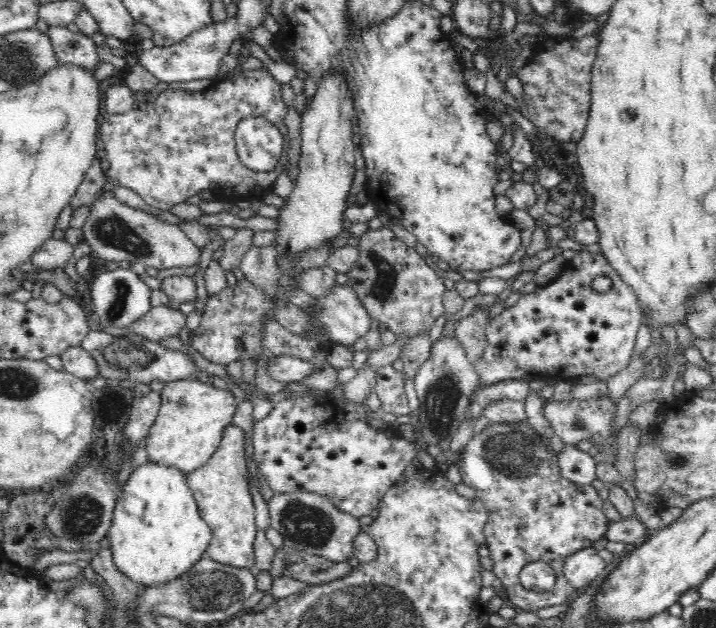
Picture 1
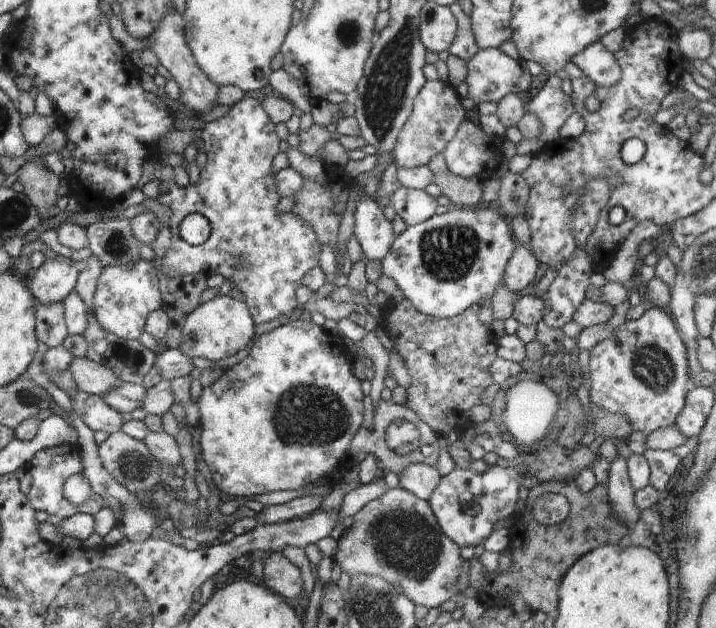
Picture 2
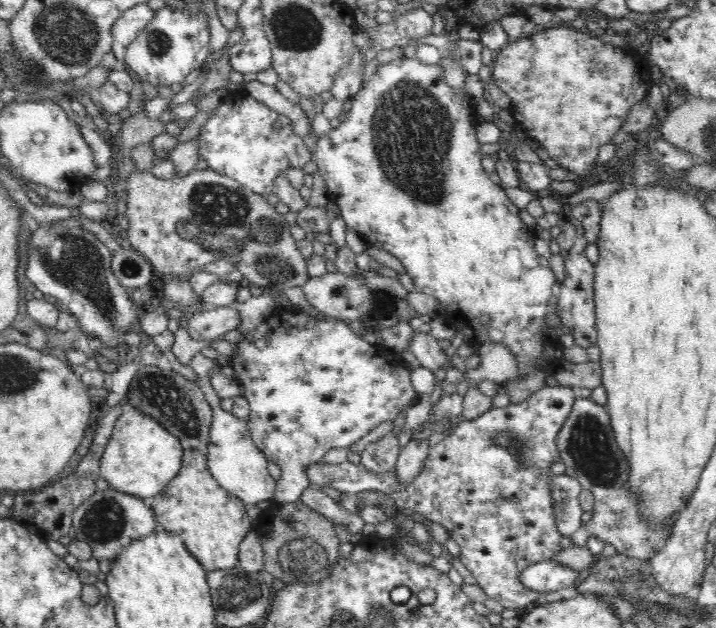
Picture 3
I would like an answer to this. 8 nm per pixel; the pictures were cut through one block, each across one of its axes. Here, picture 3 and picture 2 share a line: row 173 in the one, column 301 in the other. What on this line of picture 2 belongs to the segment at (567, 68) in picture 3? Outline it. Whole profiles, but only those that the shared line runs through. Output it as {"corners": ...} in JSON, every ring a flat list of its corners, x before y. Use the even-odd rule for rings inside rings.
{"corners":[[273,552,264,560,263,581,282,599,296,598,302,594,304,584,300,571,283,553]]}

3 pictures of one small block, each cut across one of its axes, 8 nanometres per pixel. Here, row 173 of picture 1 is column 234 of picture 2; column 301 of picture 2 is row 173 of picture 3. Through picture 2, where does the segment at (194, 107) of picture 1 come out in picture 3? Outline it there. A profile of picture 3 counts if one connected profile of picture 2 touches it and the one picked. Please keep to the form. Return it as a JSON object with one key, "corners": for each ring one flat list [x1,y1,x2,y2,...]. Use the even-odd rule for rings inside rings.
{"corners":[[241,88,232,89,211,113,197,138,199,158,204,158,218,174,233,178,254,194,267,198,274,193,274,178,278,174,285,173,288,168,302,170,312,159,310,148,293,134,289,118],[276,124,284,128,274,129]]}

